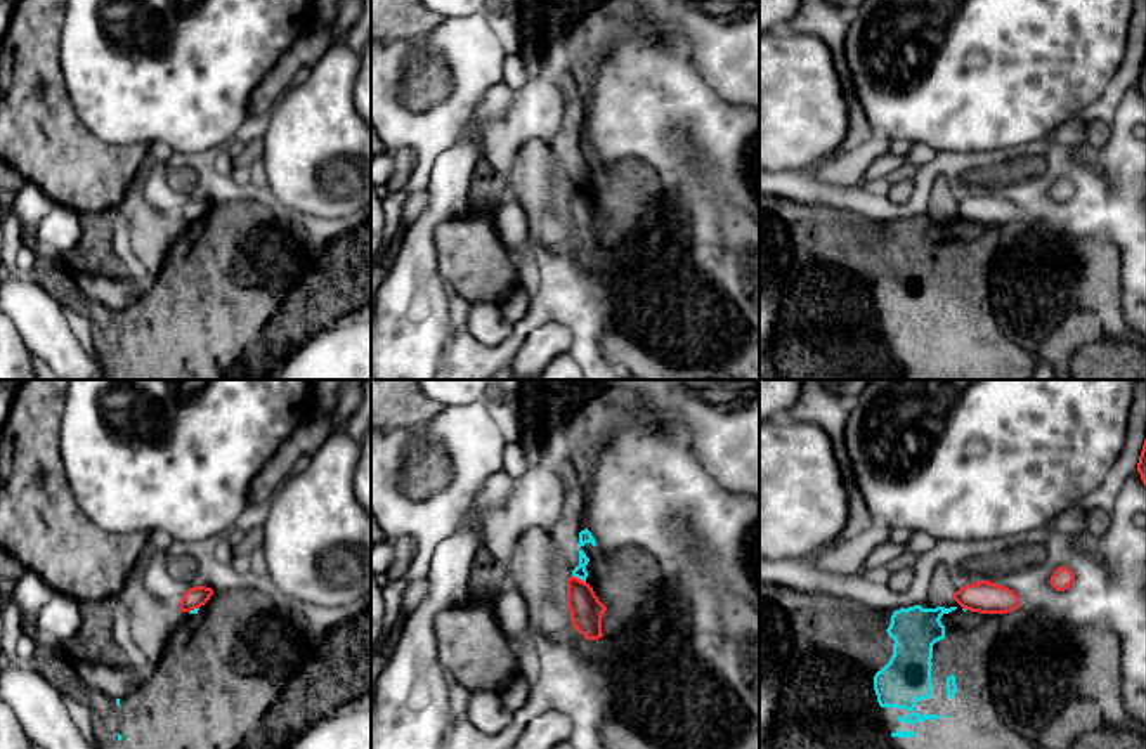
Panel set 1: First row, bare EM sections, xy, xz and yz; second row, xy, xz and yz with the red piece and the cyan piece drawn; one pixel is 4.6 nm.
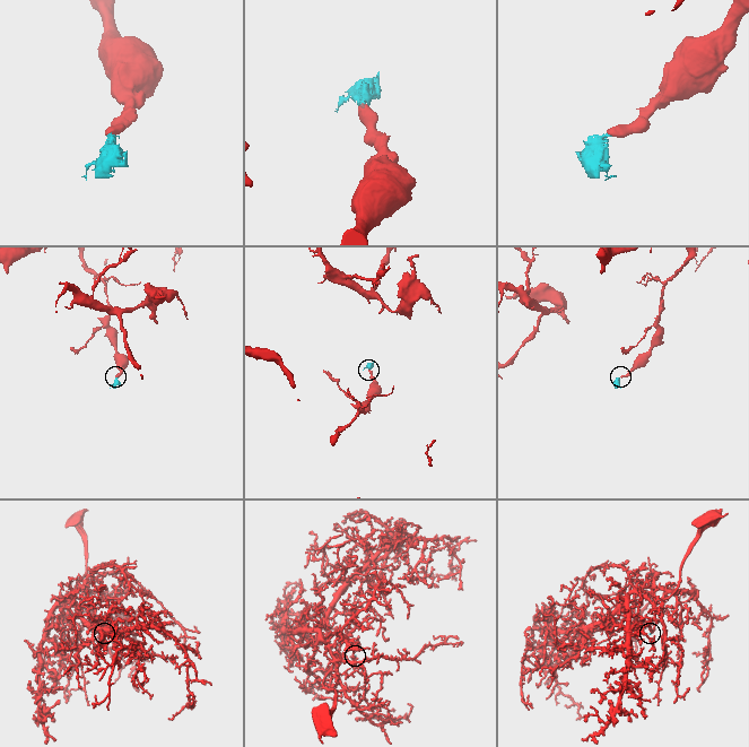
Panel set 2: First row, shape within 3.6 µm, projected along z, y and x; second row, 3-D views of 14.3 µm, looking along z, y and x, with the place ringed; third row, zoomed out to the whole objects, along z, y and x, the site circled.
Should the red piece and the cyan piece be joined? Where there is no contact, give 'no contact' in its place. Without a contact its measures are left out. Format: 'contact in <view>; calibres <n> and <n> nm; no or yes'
contact in xz; calibres 160 and 60 nm; no

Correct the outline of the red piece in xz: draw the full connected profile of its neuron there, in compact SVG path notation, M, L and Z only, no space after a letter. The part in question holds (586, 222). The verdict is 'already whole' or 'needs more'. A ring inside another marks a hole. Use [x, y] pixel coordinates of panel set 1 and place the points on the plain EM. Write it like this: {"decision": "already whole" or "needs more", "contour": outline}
{"decision": "already whole", "contour": "M574 187L567 191L567 217L572 238L586 251L598 251L603 248L602 229L607 218L598 212L588 194Z"}

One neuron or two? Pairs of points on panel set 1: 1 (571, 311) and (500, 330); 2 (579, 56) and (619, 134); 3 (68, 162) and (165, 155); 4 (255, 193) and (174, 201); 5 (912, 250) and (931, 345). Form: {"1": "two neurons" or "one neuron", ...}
{"1": "two neurons", "2": "two neurons", "3": "two neurons", "4": "one neuron", "5": "one neuron"}

